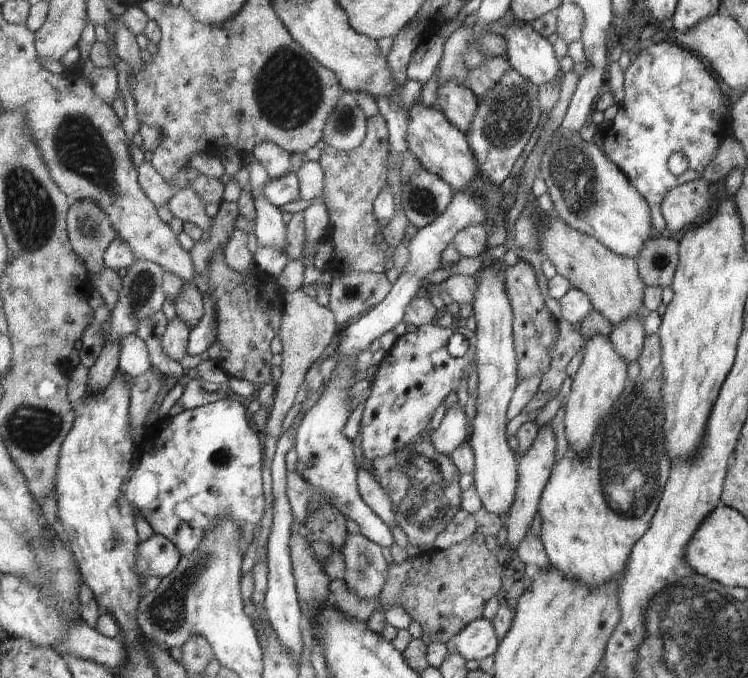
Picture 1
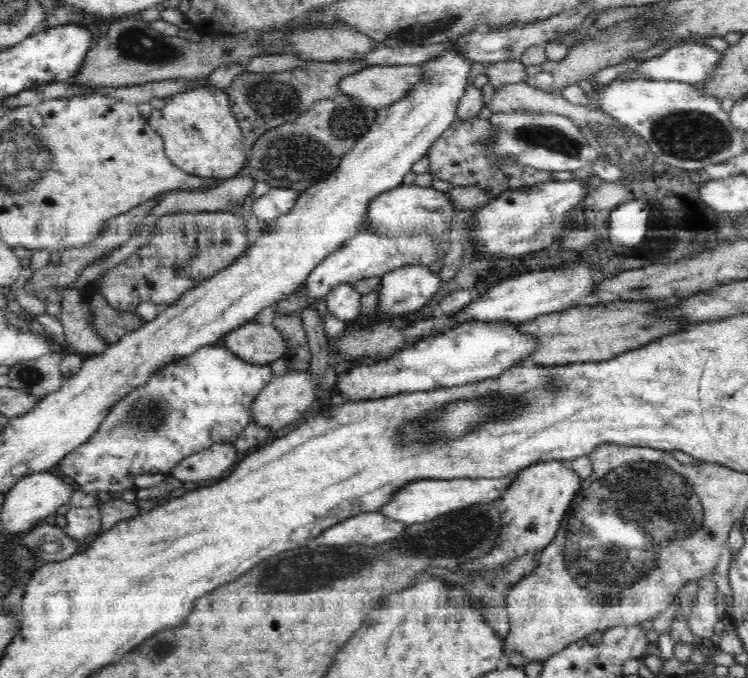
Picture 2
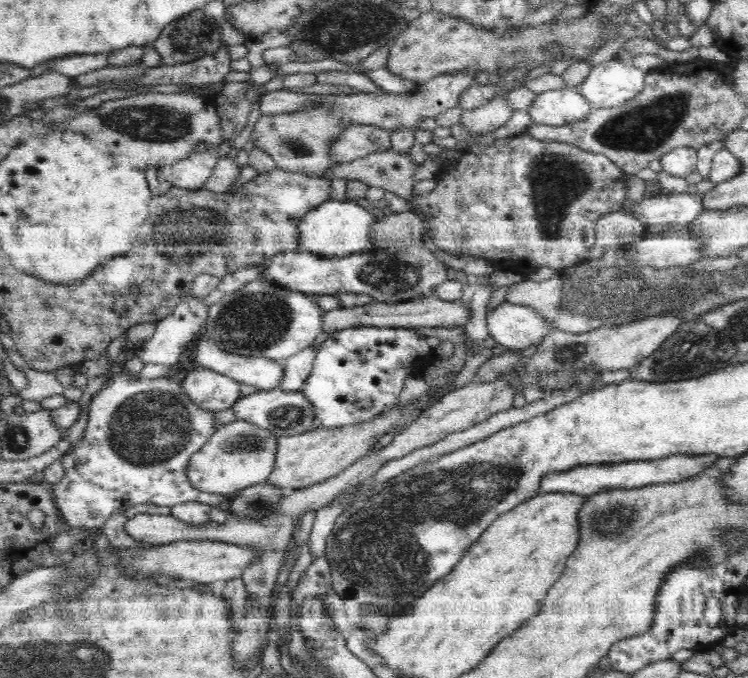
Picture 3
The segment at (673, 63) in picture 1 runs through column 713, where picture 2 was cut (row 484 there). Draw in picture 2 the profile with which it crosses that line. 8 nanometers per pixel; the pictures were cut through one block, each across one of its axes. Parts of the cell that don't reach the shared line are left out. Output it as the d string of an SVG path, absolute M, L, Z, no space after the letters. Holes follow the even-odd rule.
M214 345L198 348L190 356L176 358L174 362L156 370L146 384L140 385L120 402L116 402L99 429L84 444L75 448L74 452L69 452L57 465L58 476L70 478L78 490L72 493L69 500L70 509L65 514L66 535L74 539L84 539L102 529L101 508L98 508L98 496L102 492L118 496L122 492L135 493L142 488L152 488L171 476L173 469L188 456L210 448L213 444L234 444L234 440L252 421L252 402L274 377L272 366L259 367L243 363L226 348Z

